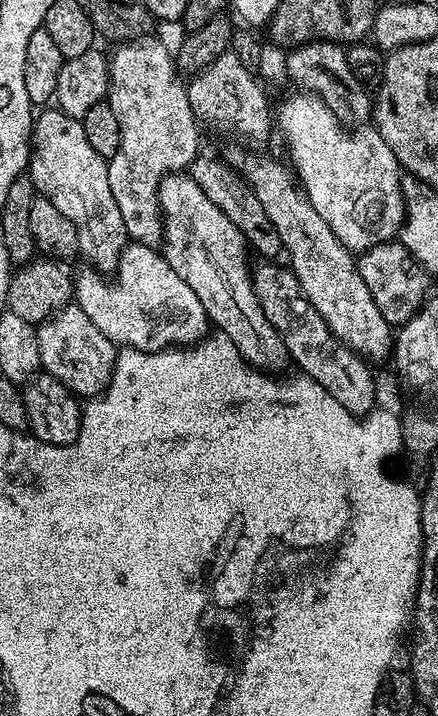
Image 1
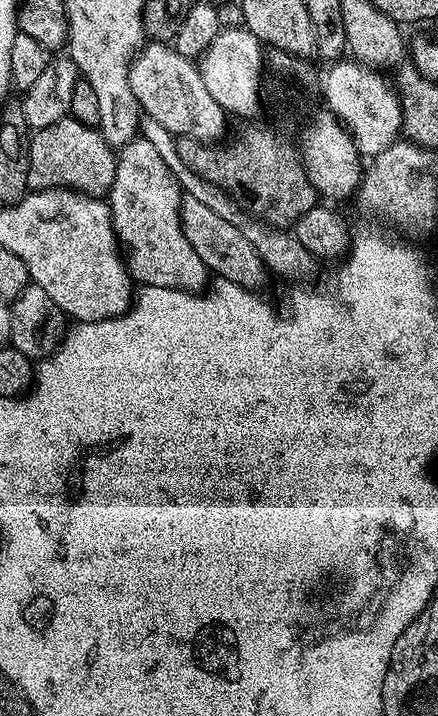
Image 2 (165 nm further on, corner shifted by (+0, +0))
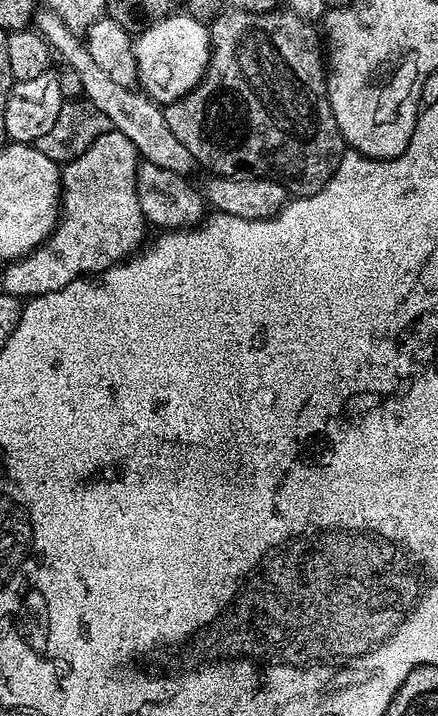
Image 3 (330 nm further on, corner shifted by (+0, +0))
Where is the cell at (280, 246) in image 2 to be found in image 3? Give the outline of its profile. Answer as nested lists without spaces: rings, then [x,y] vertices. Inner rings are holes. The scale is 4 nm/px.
[[[47,10],[37,11],[34,17],[34,28],[43,36],[53,53],[59,59],[60,56],[64,59],[63,63],[67,67],[78,70],[82,78],[84,96],[91,104],[98,106],[98,110],[102,110],[106,118],[110,118],[115,131],[126,134],[126,138],[130,138],[137,153],[147,163],[162,166],[162,170],[174,170],[181,174],[188,174],[188,171],[194,168],[190,150],[186,150],[186,146],[182,146],[182,142],[174,138],[170,126],[166,126],[164,108],[157,104],[151,96],[133,90],[129,85],[114,82],[114,78],[110,78],[110,74],[106,74],[106,70],[102,70],[102,66],[98,66],[94,58],[90,58],[85,41],[77,33],[70,31],[62,22],[62,18],[58,18],[58,14]]]

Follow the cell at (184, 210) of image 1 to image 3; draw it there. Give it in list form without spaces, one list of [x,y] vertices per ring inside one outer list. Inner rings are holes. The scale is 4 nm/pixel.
[[[104,132],[78,158],[63,165],[60,173],[60,217],[56,220],[56,229],[50,233],[44,243],[32,252],[27,252],[19,260],[11,261],[4,272],[3,291],[17,298],[31,298],[62,290],[70,282],[85,274],[104,272],[116,264],[123,264],[133,254],[141,251],[146,221],[142,206],[136,193],[136,169],[138,153],[136,147],[126,138],[126,134]]]

